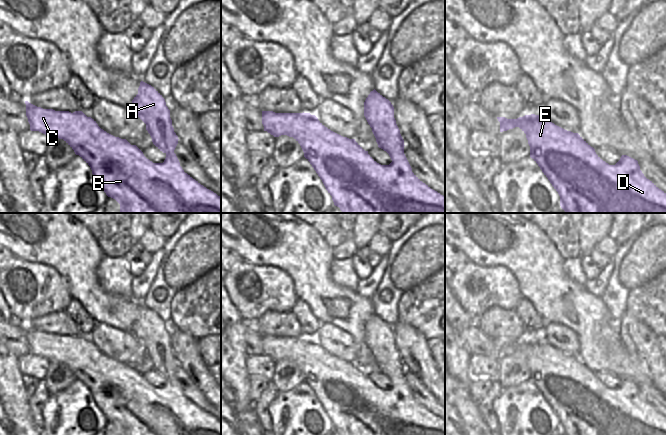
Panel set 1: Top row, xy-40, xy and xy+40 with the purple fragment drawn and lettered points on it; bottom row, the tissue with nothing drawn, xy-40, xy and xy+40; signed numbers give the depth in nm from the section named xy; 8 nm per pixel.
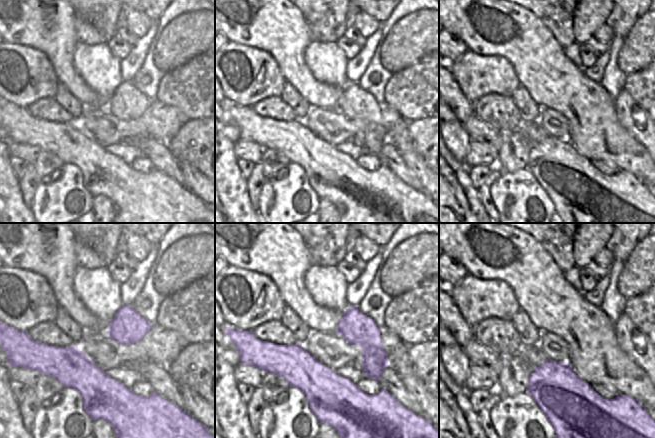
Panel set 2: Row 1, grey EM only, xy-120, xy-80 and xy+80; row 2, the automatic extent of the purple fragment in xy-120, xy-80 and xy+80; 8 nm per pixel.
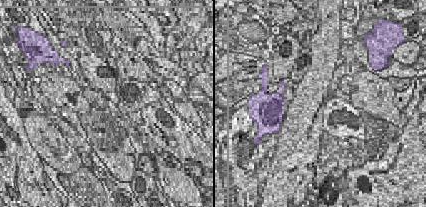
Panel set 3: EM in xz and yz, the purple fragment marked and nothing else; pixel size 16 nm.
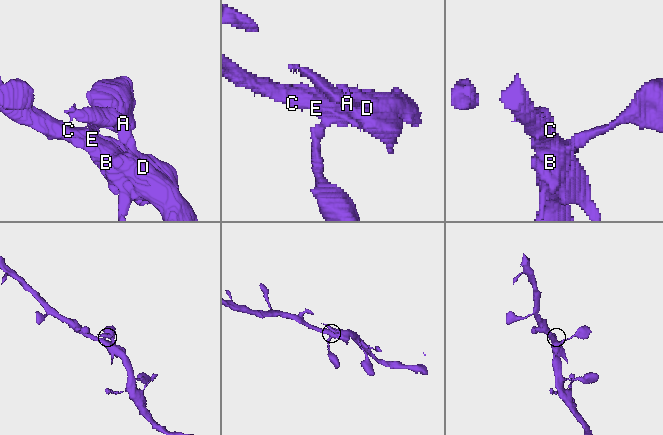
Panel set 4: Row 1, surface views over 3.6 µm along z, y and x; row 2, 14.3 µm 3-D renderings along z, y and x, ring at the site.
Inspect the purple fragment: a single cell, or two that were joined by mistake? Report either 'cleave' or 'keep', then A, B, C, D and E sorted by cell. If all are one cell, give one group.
cleave | A / B C D E

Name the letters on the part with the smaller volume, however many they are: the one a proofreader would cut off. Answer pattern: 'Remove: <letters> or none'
Remove: A

